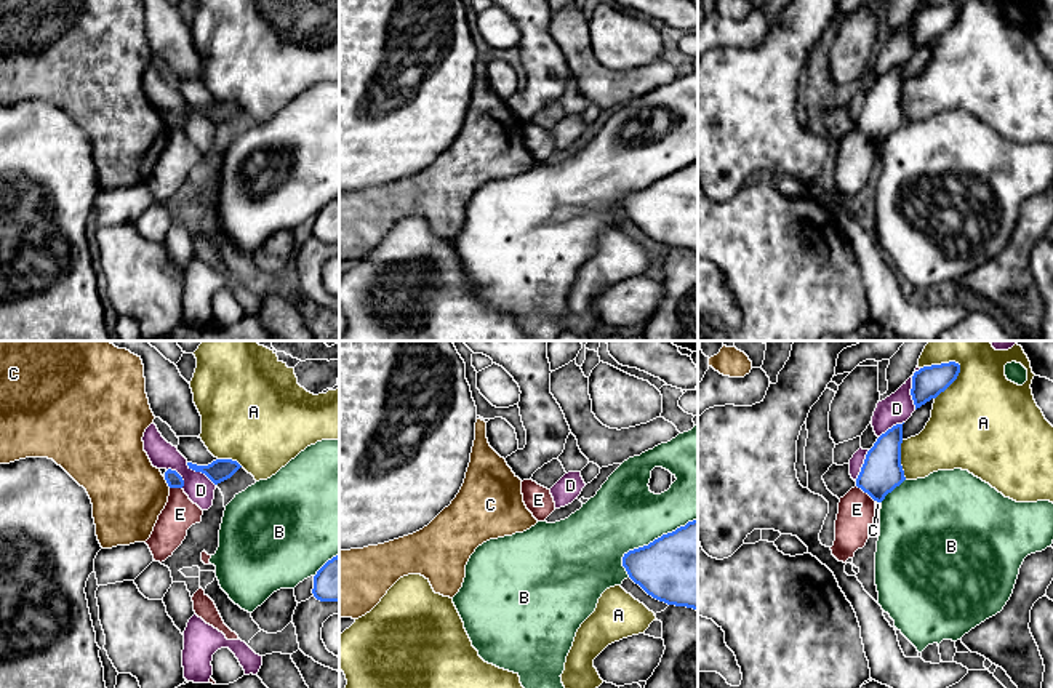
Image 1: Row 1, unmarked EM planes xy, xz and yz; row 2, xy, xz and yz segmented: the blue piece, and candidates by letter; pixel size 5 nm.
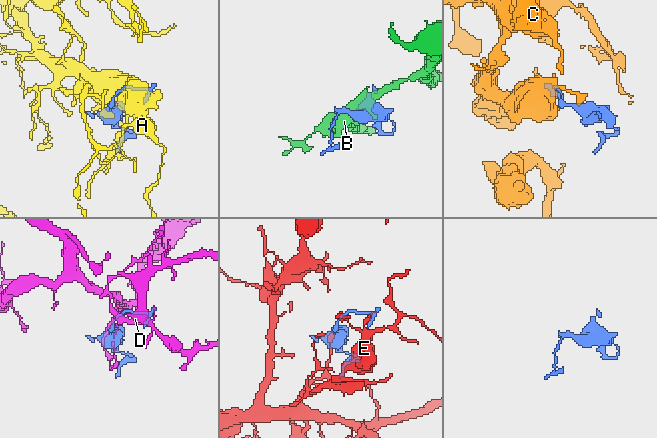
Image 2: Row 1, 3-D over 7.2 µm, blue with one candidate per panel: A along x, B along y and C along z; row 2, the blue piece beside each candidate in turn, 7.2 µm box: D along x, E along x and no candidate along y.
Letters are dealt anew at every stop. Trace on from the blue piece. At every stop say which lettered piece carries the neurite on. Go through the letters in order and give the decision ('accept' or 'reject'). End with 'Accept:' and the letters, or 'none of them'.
A: reject
B: reject
C: reject
D: reject
E: reject
Accept: none of them

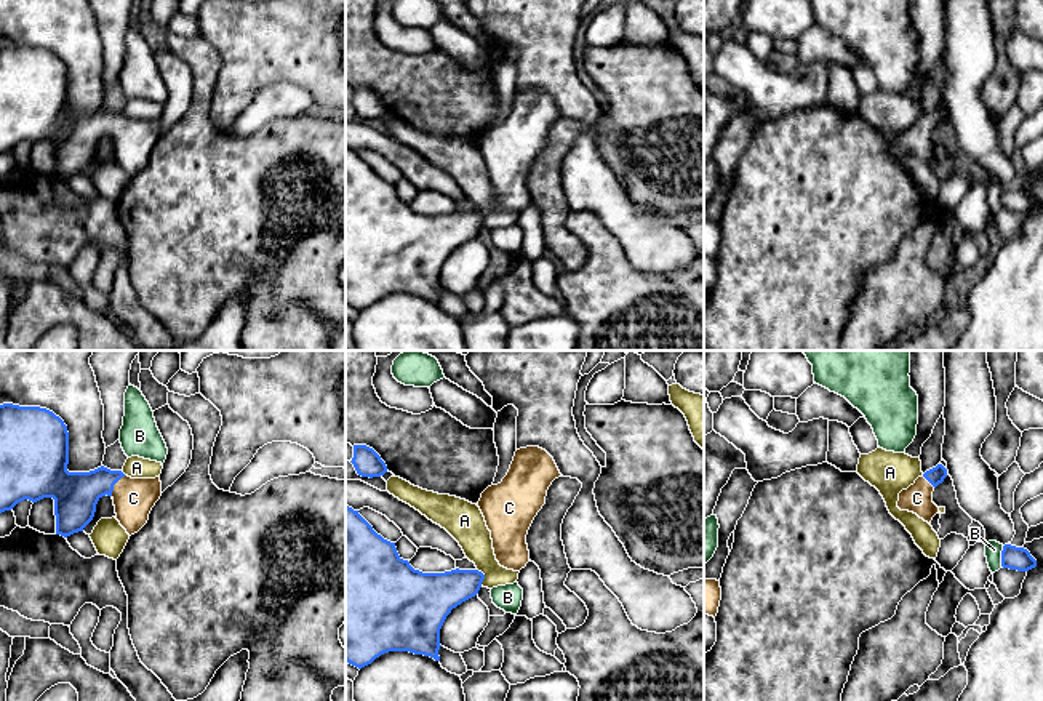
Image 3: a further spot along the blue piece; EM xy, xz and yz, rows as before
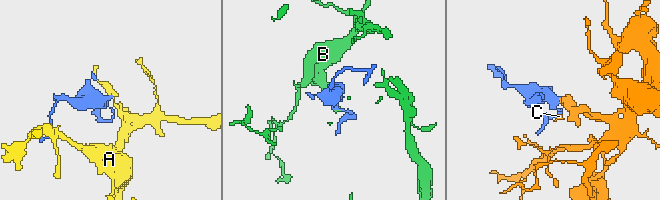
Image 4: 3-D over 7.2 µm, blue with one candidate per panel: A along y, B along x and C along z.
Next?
A: reject
B: reject
C: accept
Accept: C

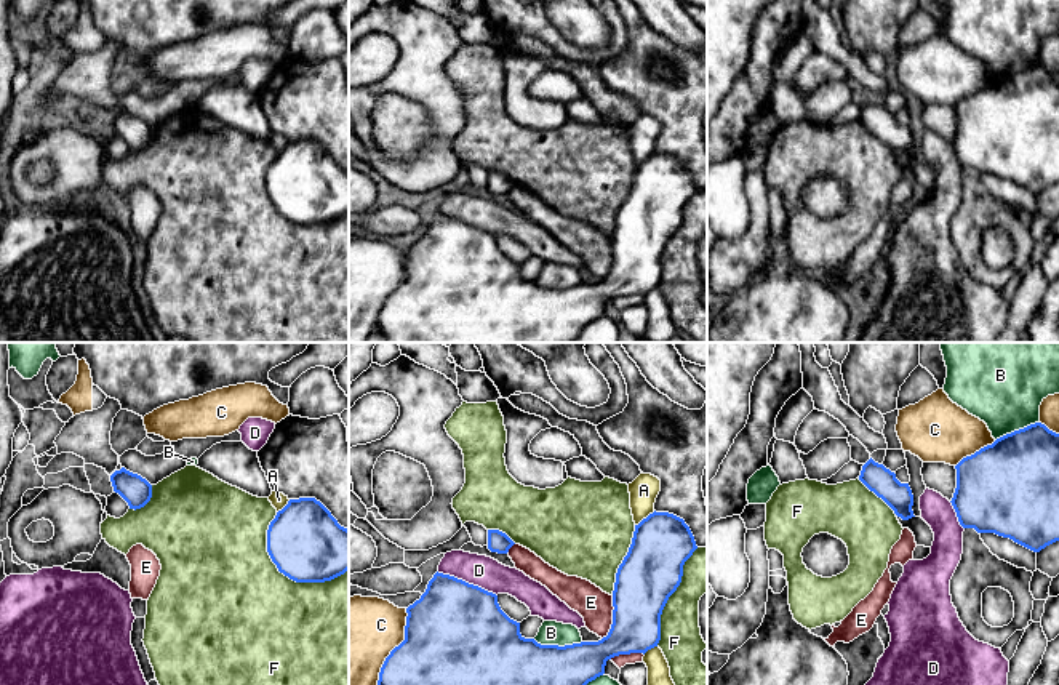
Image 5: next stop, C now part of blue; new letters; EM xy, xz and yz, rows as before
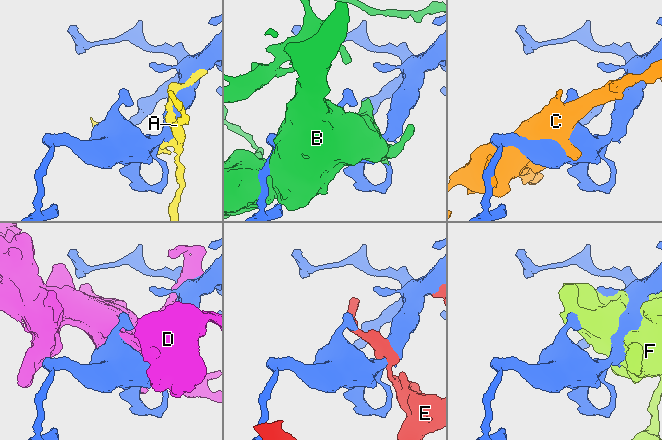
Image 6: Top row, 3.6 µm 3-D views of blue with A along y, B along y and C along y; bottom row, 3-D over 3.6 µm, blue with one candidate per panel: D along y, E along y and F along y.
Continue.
A: reject
B: reject
C: reject
D: reject
E: reject
F: reject
Accept: none of them

